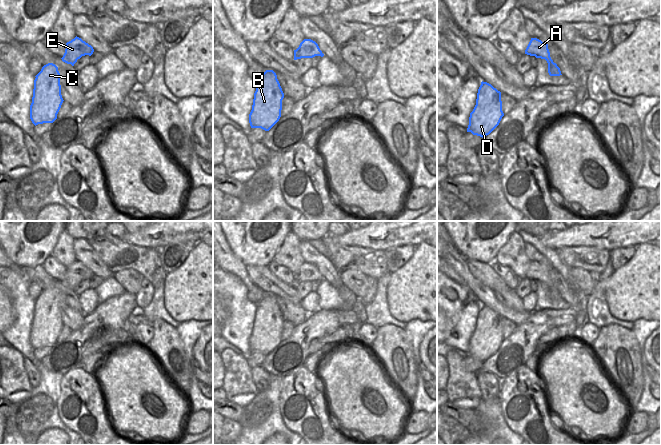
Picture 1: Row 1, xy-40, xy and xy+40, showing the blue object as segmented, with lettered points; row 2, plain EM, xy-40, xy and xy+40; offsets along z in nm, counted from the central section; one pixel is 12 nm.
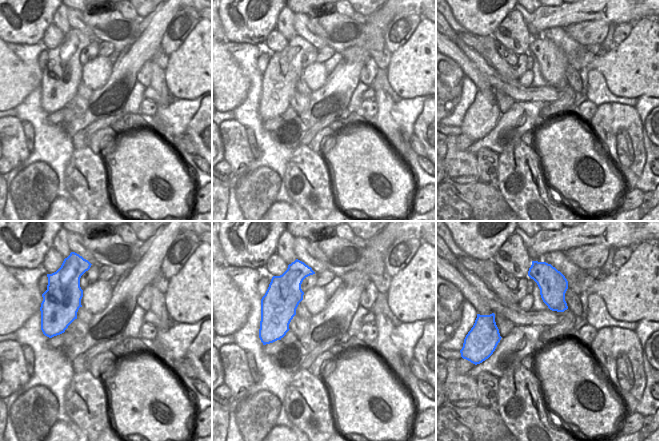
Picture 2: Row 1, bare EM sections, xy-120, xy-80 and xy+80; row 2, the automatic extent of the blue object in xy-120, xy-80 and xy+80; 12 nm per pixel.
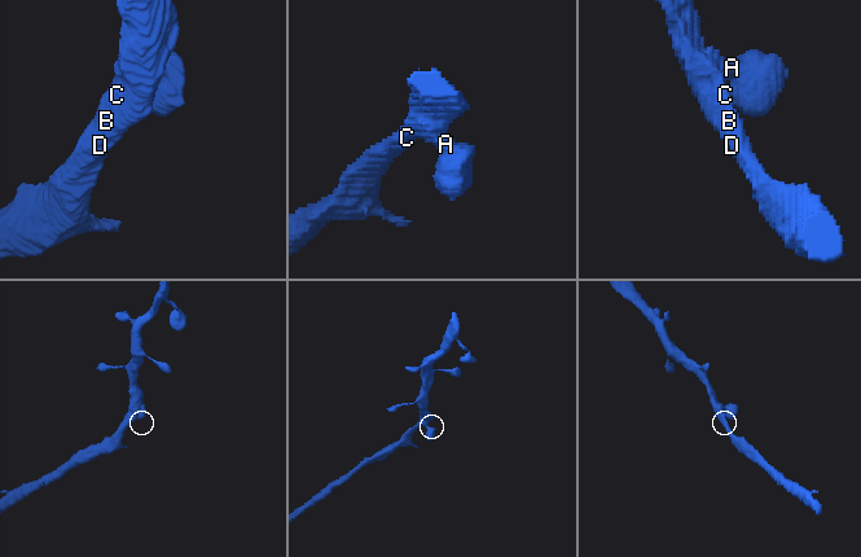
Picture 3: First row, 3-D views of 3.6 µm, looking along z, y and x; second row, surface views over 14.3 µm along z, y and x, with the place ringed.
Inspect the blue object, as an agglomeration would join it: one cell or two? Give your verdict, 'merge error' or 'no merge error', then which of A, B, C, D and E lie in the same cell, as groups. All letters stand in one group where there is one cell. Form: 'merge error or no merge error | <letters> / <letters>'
no merge error | A B C D E

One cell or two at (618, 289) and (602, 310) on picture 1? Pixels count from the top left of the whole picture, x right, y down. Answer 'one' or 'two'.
two

